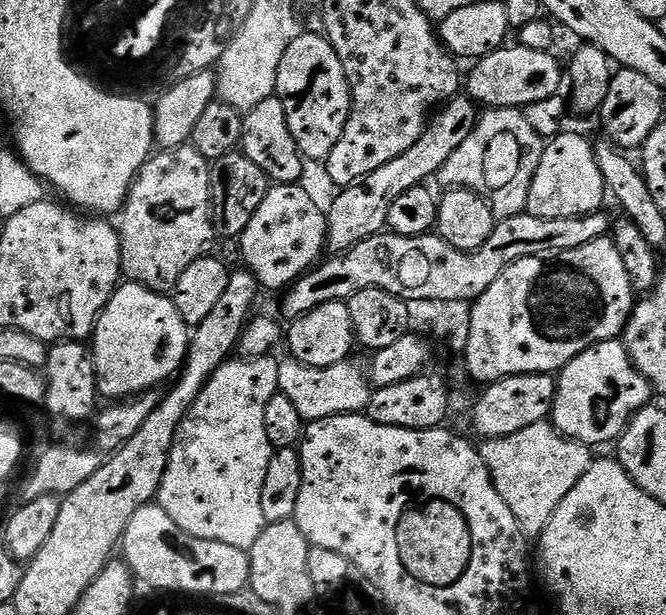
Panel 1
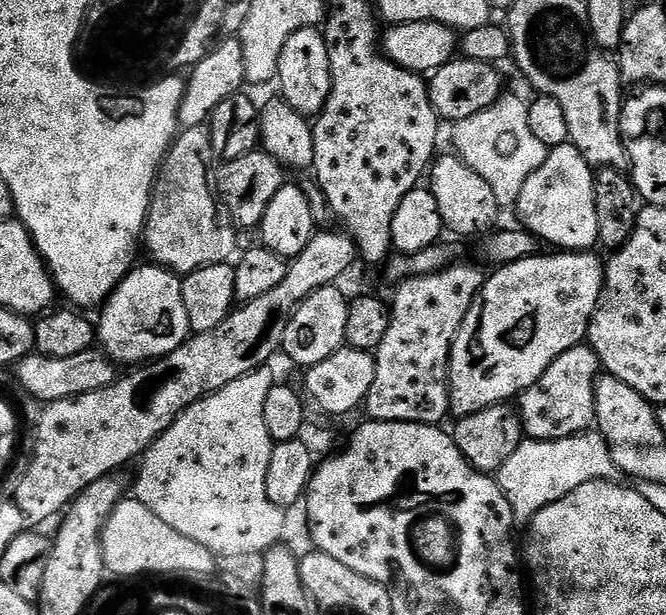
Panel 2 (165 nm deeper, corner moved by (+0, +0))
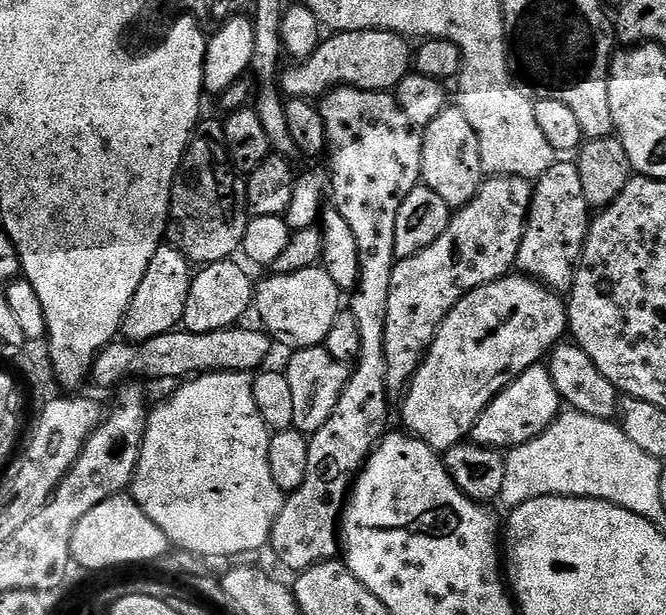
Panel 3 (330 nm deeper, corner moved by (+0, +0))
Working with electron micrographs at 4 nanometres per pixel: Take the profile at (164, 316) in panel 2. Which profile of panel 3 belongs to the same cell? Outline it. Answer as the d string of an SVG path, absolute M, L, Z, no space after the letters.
M165 242L150 258L150 266L146 266L146 274L134 290L134 298L130 298L130 306L124 315L122 325L123 339L137 344L150 338L158 338L158 334L177 331L178 325L184 319L186 294L190 294L193 265L171 243Z

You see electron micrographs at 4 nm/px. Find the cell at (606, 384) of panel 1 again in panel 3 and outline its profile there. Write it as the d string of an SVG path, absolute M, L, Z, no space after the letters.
M543 363L530 366L506 390L502 390L492 399L490 406L482 410L478 422L474 422L471 443L481 444L483 448L511 450L538 438L556 421L562 411L562 401Z

